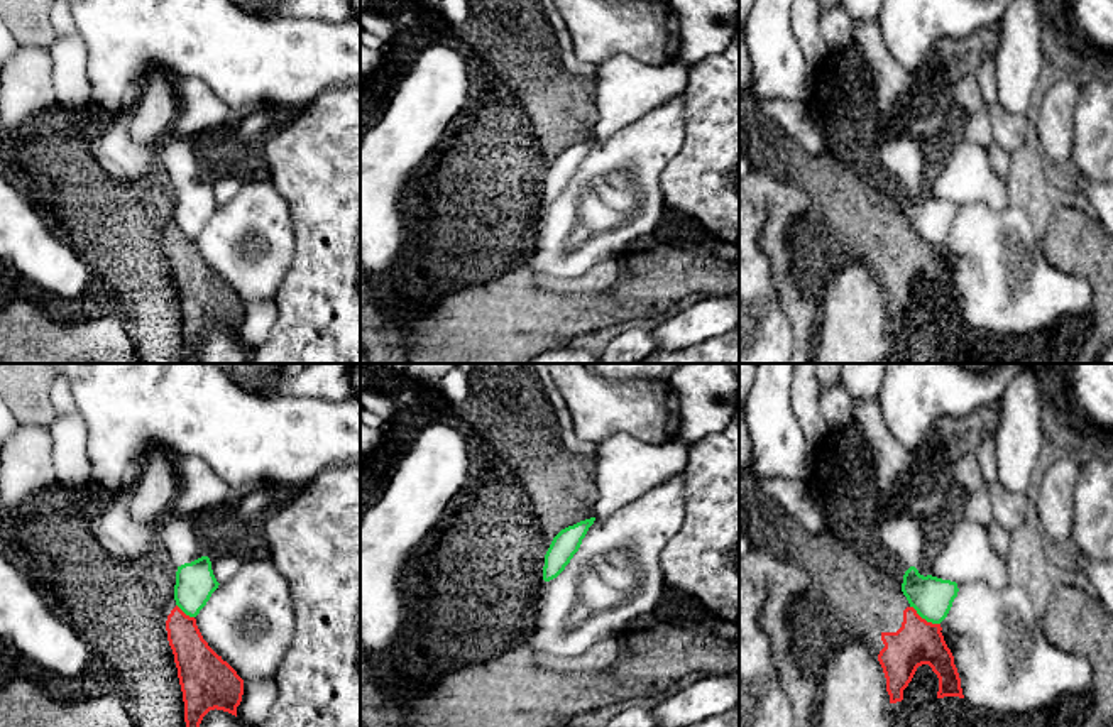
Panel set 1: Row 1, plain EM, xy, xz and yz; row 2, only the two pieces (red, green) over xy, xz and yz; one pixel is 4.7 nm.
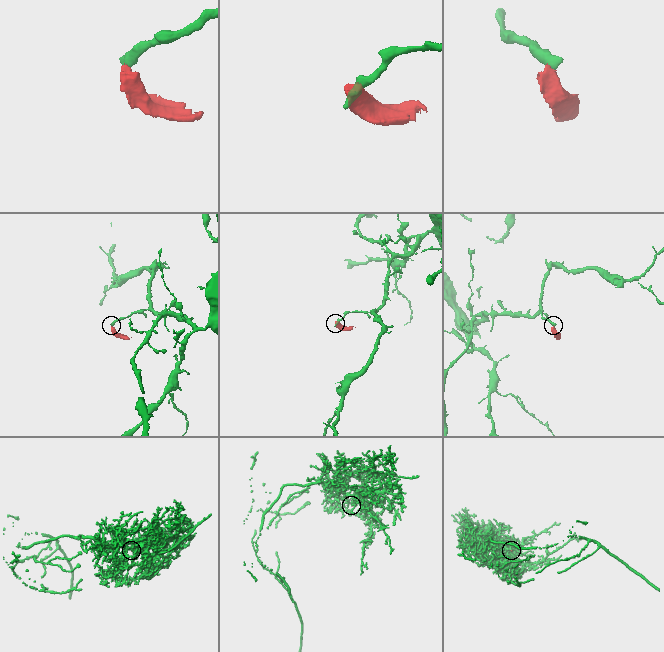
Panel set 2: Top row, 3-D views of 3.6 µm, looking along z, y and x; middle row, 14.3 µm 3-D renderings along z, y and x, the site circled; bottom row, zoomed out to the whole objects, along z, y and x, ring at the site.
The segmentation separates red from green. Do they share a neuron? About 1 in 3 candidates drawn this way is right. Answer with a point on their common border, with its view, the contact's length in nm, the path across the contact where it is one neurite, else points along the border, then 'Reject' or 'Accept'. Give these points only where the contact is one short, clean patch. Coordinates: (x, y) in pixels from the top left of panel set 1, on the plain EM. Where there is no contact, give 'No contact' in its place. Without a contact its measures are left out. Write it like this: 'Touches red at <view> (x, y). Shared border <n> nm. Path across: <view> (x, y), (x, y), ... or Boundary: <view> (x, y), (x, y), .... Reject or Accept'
Touches red at yz (924, 240). Shared border 170 nm. Boundary: yz (910, 227), (927, 242), (939, 245). Reject

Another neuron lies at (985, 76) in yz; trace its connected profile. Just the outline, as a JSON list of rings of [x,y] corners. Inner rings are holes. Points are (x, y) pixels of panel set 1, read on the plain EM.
[[[986,54],[974,74],[978,90],[986,105],[998,103],[998,83],[996,83],[996,54]]]

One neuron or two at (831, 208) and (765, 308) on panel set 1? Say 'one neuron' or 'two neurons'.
two neurons

